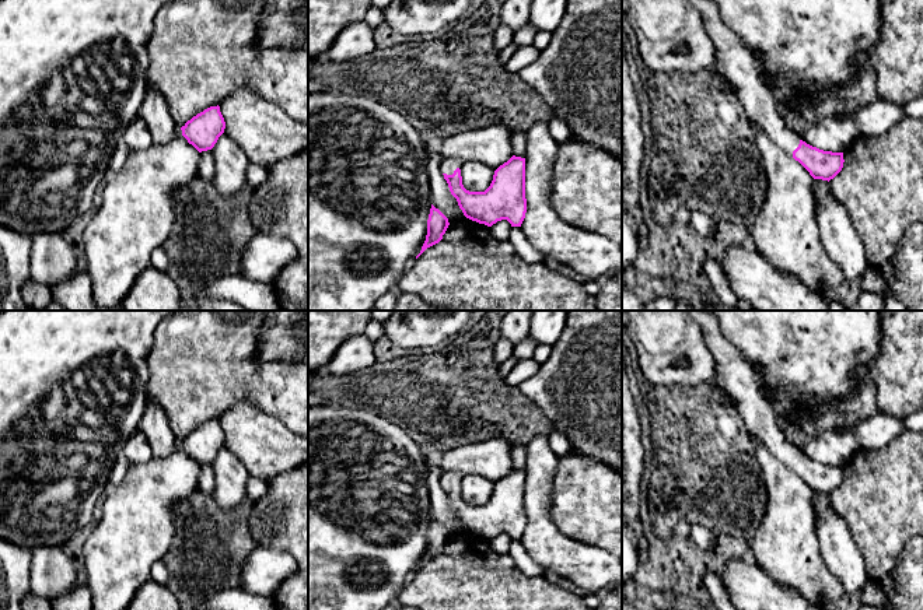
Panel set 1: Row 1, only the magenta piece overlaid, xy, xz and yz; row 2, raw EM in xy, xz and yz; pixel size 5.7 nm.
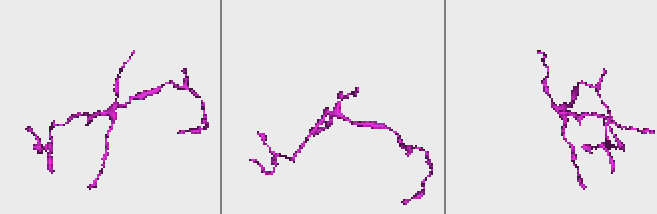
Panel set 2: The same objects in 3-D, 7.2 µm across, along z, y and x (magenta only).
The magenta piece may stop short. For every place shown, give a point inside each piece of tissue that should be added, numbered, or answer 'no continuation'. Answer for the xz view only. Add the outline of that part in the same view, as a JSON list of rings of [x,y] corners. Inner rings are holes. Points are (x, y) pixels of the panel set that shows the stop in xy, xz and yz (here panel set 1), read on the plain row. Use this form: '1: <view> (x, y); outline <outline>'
1: xz (448, 479); outline [[[443,471],[440,483],[443,487],[452,488],[457,481],[461,483],[462,476],[457,471]]]

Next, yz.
1: yz (736, 375); outline [[[686,311],[702,329],[714,362],[719,385],[735,402],[748,431],[783,464],[793,469],[800,452],[790,445],[777,427],[775,411],[758,385],[758,374],[740,350],[721,333],[709,311]]]

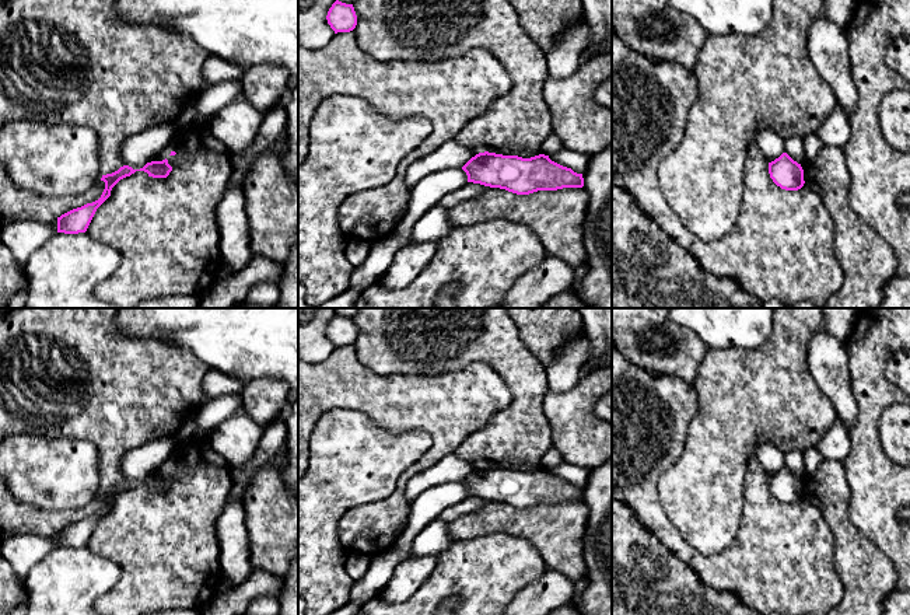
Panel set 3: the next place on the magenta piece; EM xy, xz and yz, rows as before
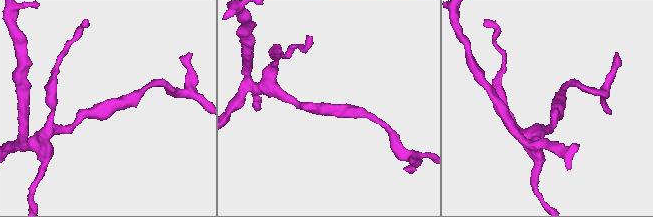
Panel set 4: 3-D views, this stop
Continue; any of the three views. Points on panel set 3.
no continuation

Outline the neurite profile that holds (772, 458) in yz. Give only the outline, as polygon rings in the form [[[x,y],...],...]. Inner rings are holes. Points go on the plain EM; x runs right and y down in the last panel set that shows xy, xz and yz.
[[[763,443],[755,452],[757,461],[766,471],[767,476],[774,475],[783,467],[785,467],[785,452],[777,448],[774,444]]]

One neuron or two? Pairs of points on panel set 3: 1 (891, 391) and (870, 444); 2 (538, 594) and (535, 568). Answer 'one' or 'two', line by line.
1: one
2: two

